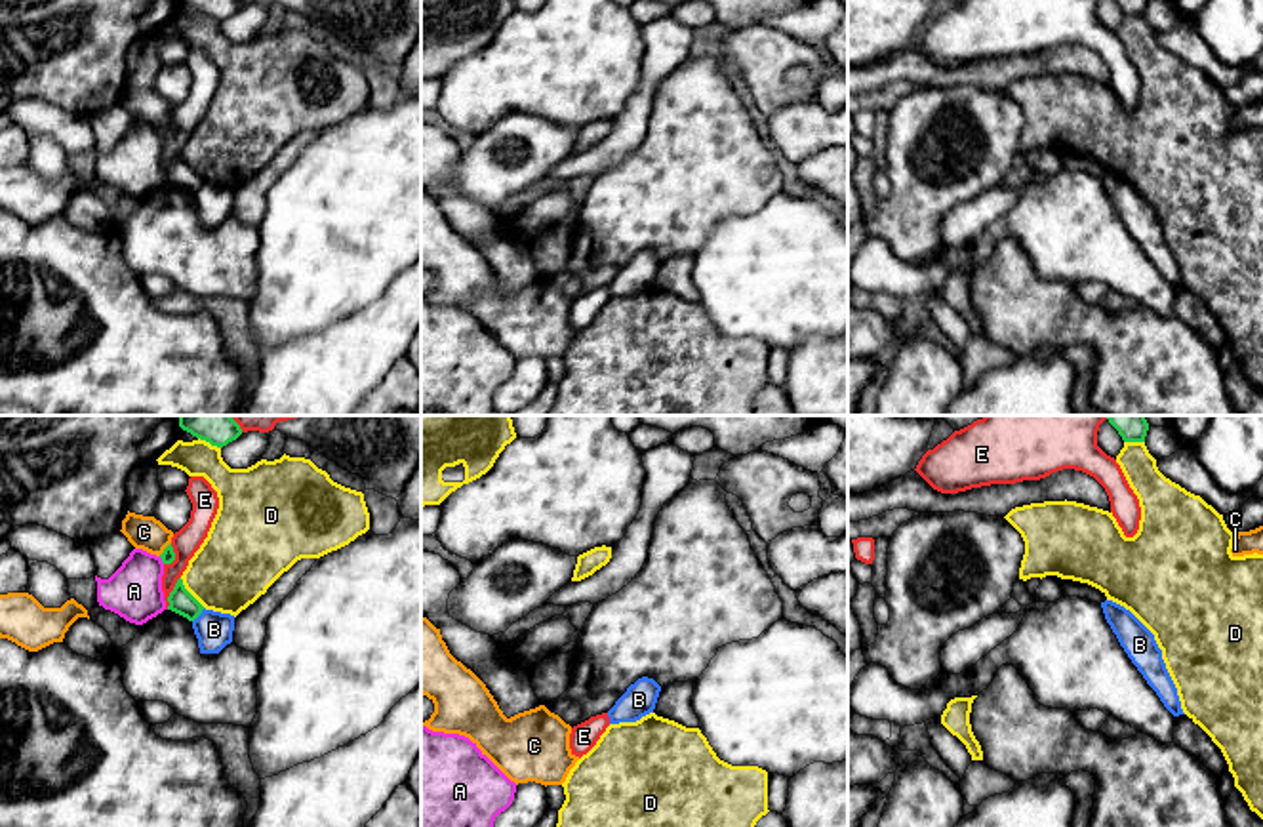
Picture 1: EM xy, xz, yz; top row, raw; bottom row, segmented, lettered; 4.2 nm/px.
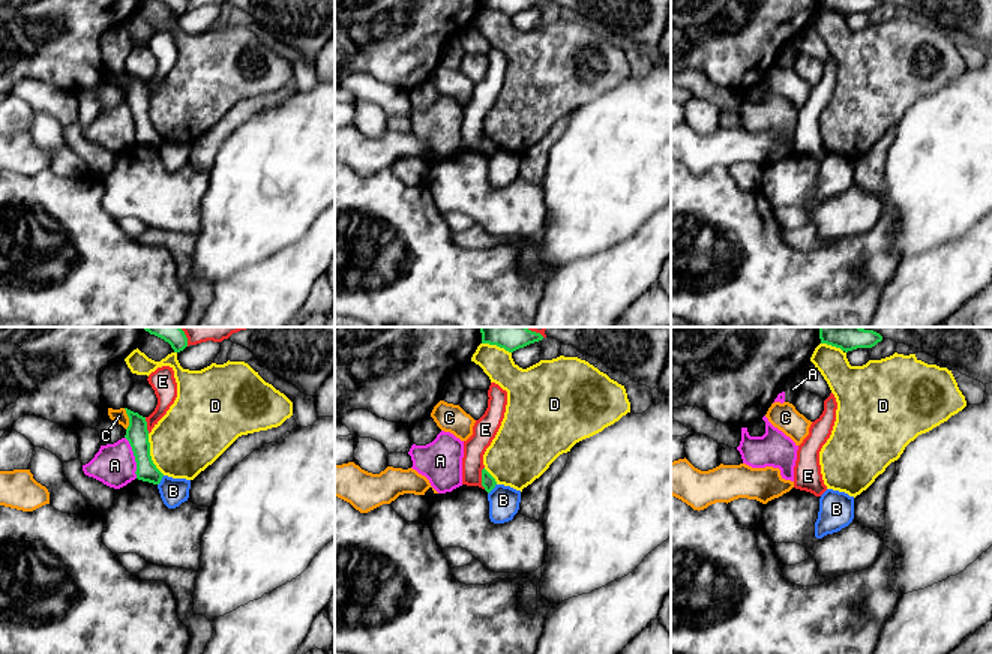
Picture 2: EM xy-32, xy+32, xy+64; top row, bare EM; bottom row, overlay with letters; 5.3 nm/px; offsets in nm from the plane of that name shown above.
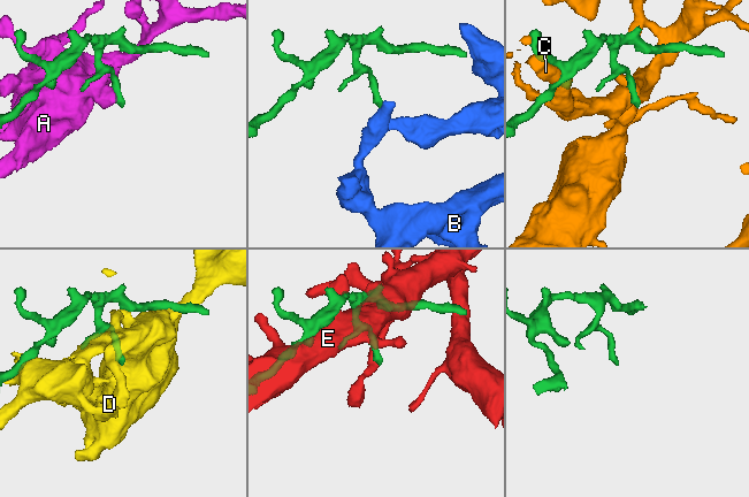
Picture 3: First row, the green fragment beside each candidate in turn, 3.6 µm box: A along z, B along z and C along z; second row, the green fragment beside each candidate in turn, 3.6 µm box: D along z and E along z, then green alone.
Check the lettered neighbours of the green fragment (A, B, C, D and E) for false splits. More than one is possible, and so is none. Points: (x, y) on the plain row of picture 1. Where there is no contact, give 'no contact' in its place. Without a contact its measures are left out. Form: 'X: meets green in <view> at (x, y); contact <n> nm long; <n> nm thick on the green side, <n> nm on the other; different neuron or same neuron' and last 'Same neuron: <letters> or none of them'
A: meets green in xy at (162, 134); contact 40 nm long; 60 nm thick on the green side, 240 nm on the other; different neuron
B: meets green in xy at (199, 187); contact 80 nm long; 100 nm thick on the green side, 160 nm on the other; different neuron
C: meets green in xy at (164, 122); contact 80 nm long; 60 nm thick on the green side, 140 nm on the other; different neuron
D: meets green in xy at (189, 166); contact 170 nm long; 100 nm thick on the green side, 340 nm on the other; different neuron
E: meets green in xy at (170, 166); contact 160 nm long; 100 nm thick on the green side, 120 nm on the other; different neuron
Same neuron: none of them

